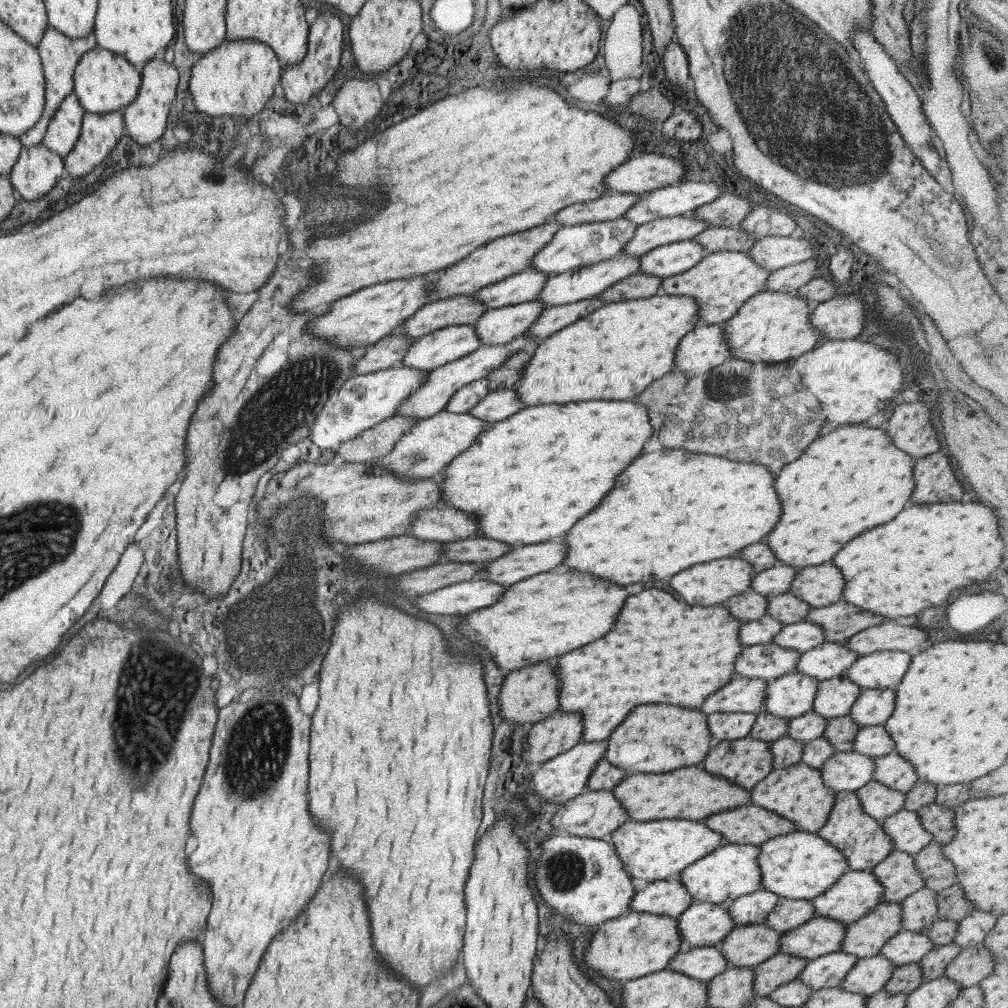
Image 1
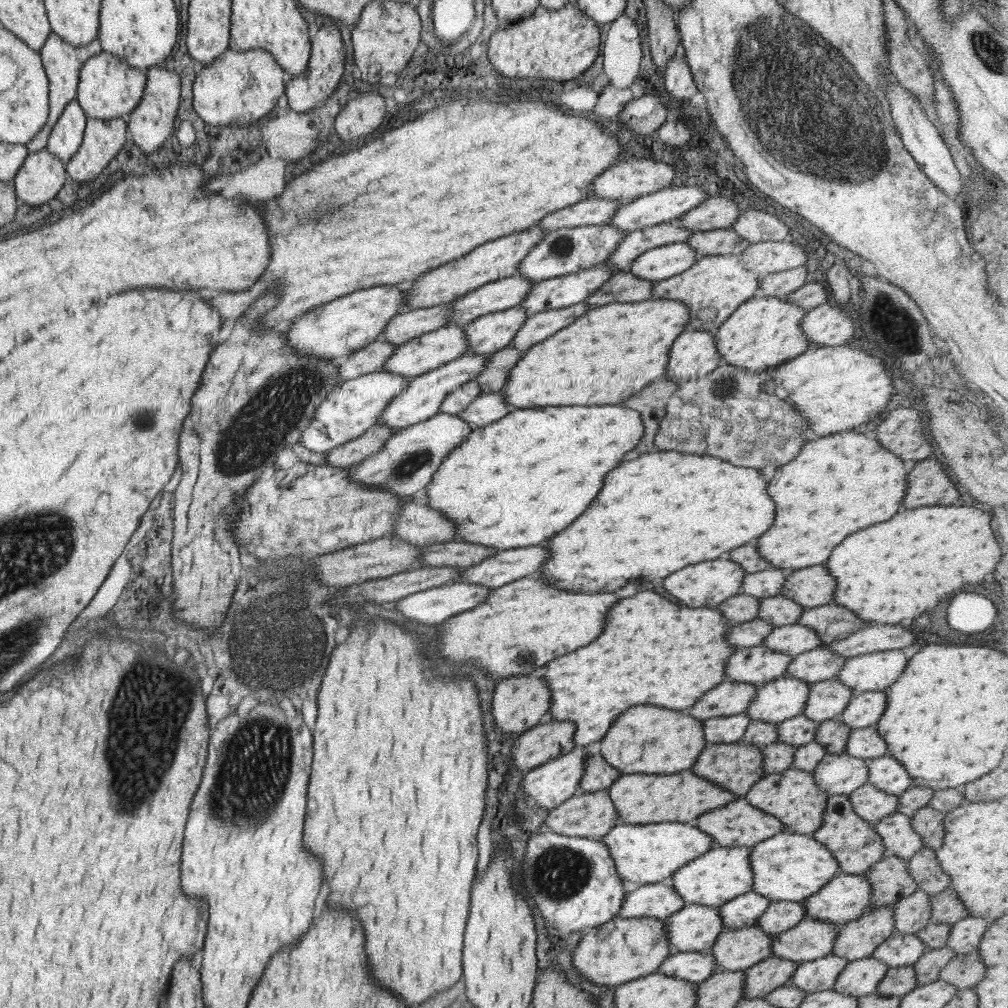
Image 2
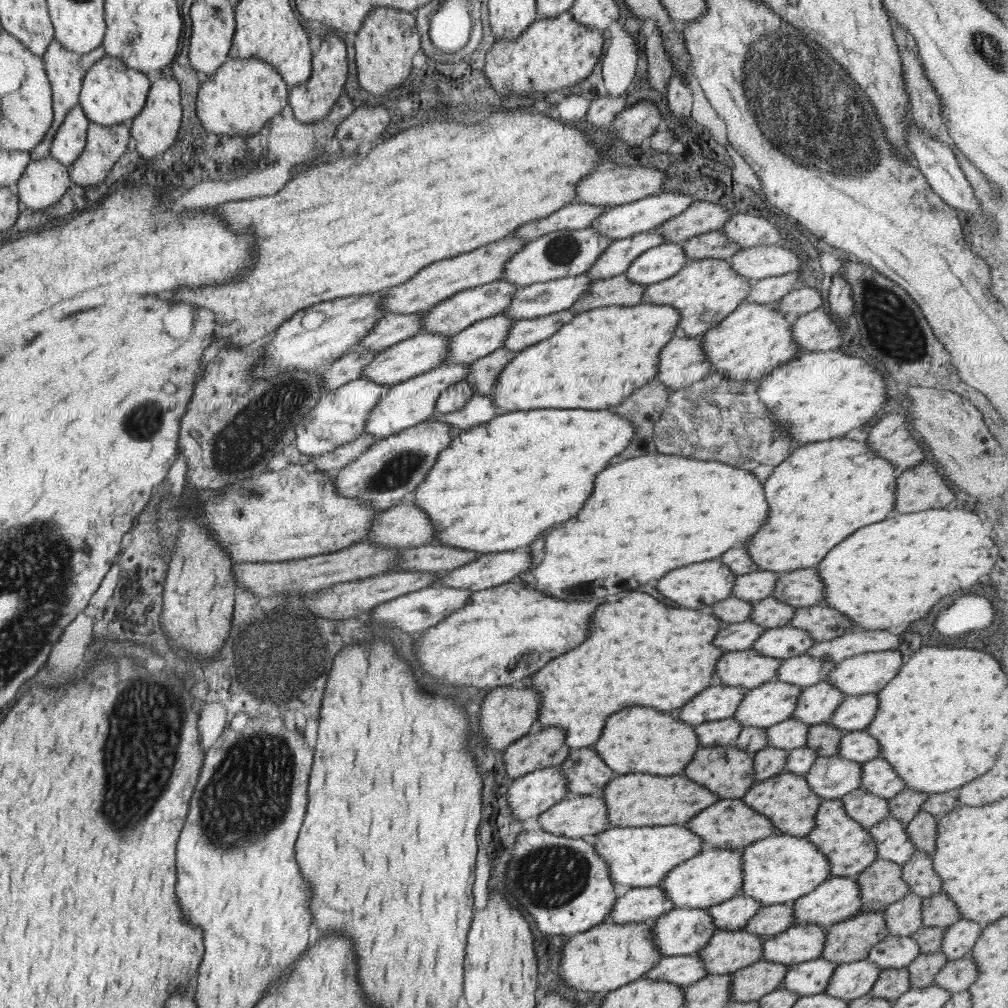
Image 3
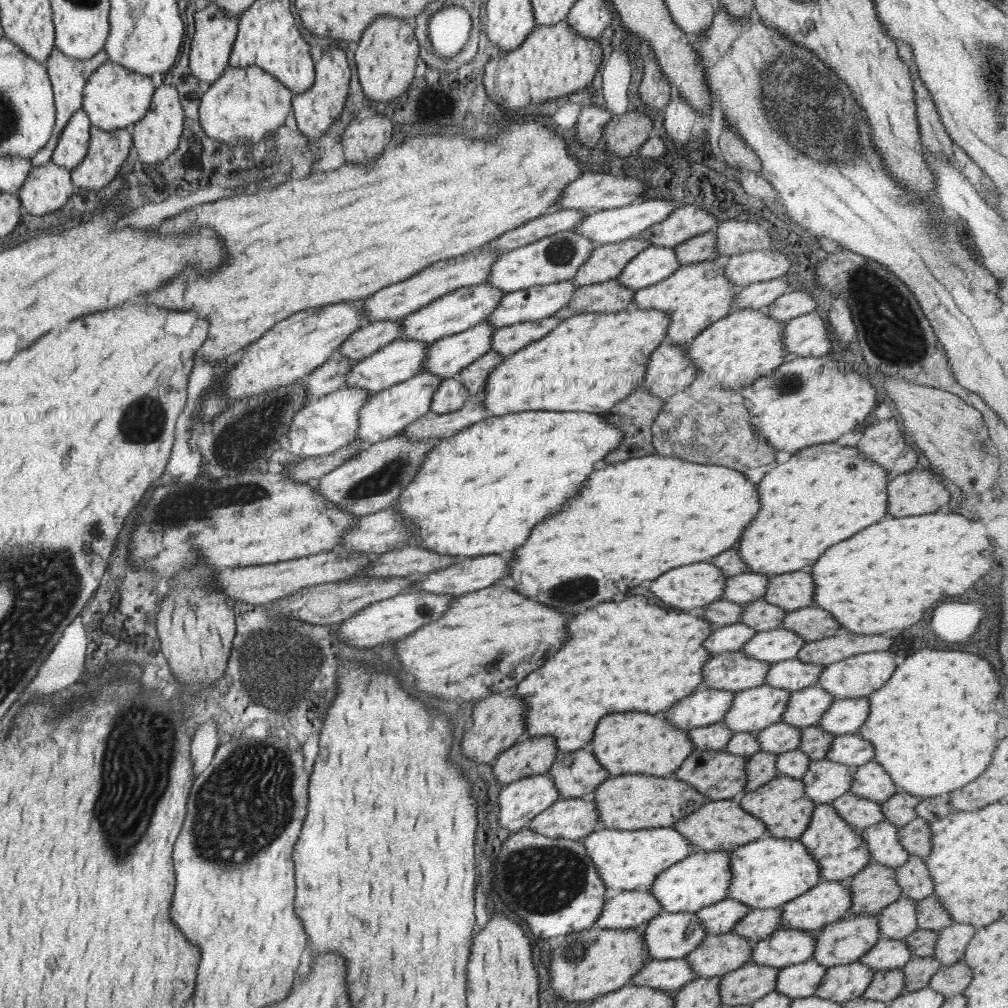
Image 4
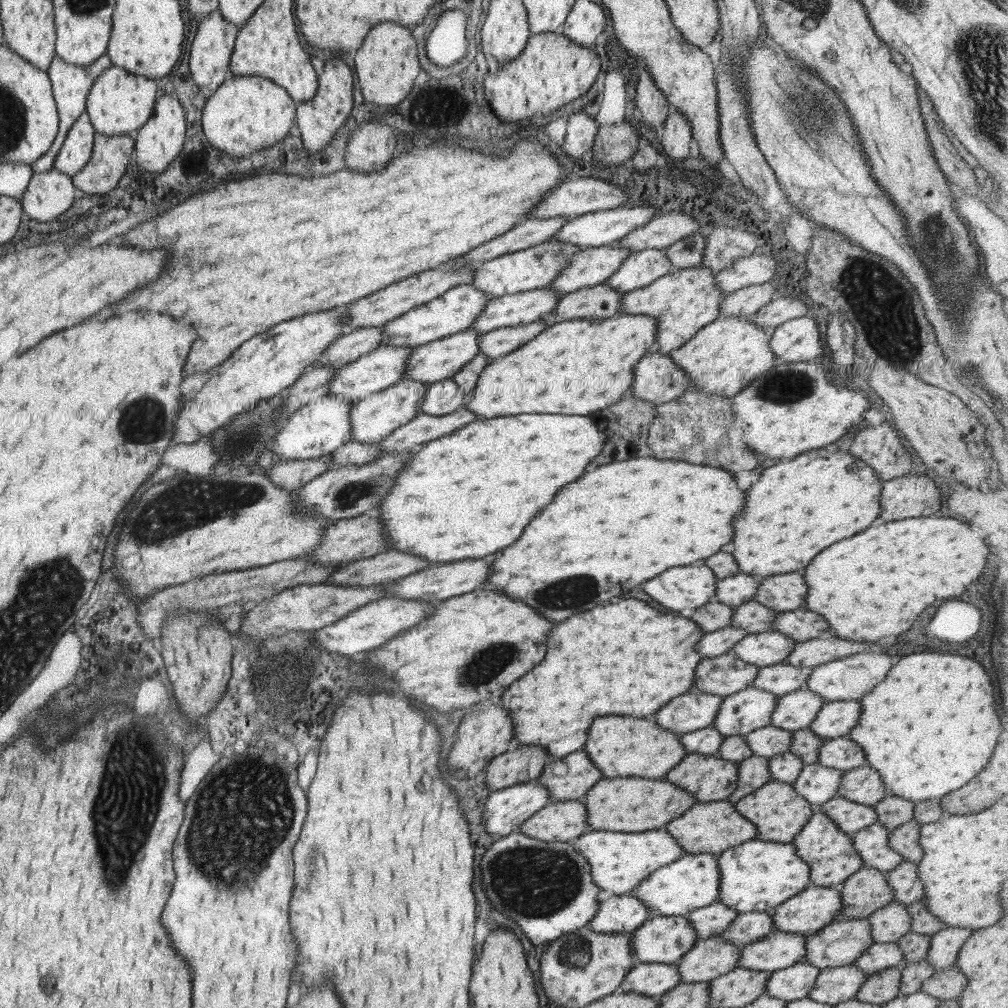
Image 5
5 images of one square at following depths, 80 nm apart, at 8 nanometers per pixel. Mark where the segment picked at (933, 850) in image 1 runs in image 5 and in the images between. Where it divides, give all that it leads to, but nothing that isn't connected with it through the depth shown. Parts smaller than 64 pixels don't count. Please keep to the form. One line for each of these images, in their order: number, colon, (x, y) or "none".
2: (923, 867)
3: (916, 871)
4: (912, 878)
5: (905, 887)

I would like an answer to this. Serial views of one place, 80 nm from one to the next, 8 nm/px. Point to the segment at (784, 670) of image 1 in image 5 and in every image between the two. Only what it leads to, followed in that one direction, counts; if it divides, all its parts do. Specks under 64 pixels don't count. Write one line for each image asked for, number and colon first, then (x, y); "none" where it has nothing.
2: (756, 665)
3: (747, 668)
4: (732, 671)
5: (722, 675)

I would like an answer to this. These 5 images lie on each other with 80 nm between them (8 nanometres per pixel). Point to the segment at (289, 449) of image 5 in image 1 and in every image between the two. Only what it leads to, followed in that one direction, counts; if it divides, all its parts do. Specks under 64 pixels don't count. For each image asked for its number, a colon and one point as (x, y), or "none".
1: (363, 400)
2: (352, 406)
3: (338, 417)
4: (326, 423)

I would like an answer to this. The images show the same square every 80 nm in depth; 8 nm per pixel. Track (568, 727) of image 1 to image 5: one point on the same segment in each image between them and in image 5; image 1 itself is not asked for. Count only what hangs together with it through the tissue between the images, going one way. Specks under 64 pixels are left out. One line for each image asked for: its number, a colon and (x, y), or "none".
2: (550, 738)
3: (541, 747)
4: (529, 756)
5: (522, 763)

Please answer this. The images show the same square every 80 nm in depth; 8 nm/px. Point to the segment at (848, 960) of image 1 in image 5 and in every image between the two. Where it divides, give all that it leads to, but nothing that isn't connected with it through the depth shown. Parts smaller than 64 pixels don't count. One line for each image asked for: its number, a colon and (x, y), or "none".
2: (818, 975)
3: (811, 977)
4: (797, 981)
5: (792, 983)

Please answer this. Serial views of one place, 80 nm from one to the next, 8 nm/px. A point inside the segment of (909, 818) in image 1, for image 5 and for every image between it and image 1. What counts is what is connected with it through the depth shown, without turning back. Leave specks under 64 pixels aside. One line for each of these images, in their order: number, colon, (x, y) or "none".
2: (898, 838)
3: (891, 841)
4: (881, 840)
5: (870, 843)

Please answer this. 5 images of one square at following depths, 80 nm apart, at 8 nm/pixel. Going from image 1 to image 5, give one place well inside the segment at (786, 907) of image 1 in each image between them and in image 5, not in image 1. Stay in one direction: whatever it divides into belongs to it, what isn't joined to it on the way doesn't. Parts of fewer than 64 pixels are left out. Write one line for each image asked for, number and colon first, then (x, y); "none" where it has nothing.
2: (779, 916)
3: (770, 920)
4: (757, 923)
5: (746, 928)

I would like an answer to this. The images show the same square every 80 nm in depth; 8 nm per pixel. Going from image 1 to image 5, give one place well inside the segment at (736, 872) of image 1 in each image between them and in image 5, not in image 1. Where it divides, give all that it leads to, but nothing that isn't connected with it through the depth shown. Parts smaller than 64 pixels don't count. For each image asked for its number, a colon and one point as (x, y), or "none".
2: (722, 873)
3: (713, 875)
4: (700, 879)
5: (692, 881)

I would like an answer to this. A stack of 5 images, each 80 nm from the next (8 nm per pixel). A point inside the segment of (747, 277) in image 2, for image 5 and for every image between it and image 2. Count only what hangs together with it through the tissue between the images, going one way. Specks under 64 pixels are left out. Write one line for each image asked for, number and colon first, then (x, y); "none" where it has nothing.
3: (703, 292)
4: (694, 296)
5: (682, 301)

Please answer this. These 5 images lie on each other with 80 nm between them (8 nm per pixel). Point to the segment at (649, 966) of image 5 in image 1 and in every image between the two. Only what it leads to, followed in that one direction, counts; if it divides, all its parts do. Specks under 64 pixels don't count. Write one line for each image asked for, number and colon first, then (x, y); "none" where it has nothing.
1: (703, 964)
2: (694, 967)
3: (683, 970)
4: (669, 974)

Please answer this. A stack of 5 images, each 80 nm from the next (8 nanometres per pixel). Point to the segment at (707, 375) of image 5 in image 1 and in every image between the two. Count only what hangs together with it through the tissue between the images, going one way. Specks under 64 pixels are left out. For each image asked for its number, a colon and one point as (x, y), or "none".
1: (769, 327)
2: (761, 333)
3: (751, 340)
4: (744, 345)

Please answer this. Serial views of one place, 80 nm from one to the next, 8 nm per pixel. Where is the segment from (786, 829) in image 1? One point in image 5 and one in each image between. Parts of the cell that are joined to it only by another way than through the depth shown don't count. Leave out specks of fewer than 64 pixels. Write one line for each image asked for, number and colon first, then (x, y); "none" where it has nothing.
2: (737, 823)
3: (727, 824)
4: (716, 826)
5: (712, 827)

